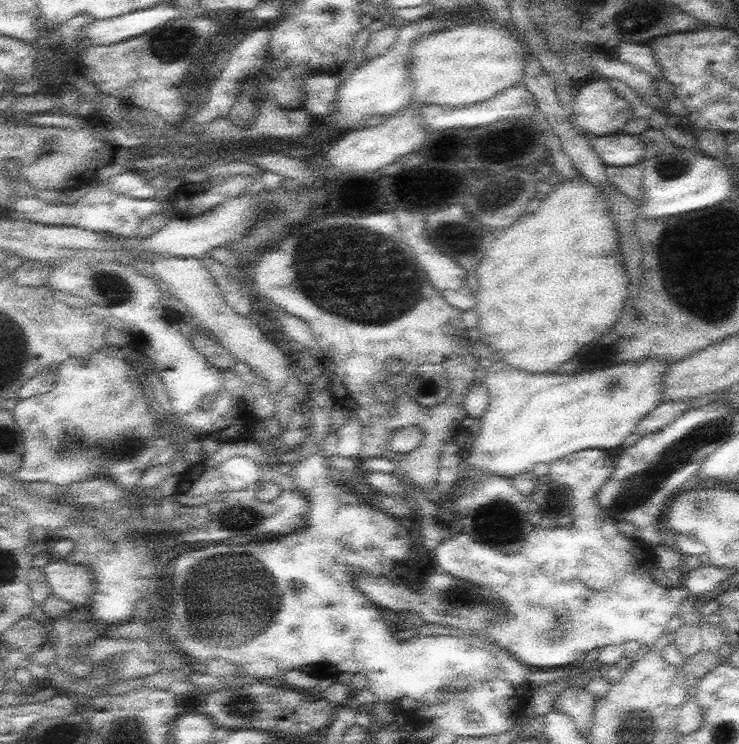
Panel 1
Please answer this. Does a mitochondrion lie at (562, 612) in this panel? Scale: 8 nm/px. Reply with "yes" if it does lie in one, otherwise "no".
yes

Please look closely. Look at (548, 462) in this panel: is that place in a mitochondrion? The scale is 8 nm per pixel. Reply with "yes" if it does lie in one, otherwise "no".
no

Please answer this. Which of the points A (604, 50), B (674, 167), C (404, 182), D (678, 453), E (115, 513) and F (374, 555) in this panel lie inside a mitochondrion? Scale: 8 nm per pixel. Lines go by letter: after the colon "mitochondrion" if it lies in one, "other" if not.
A: other
B: mitochondrion
C: other
D: mitochondrion
E: other
F: other

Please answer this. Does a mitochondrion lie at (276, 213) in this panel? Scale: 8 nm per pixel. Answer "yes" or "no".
yes

